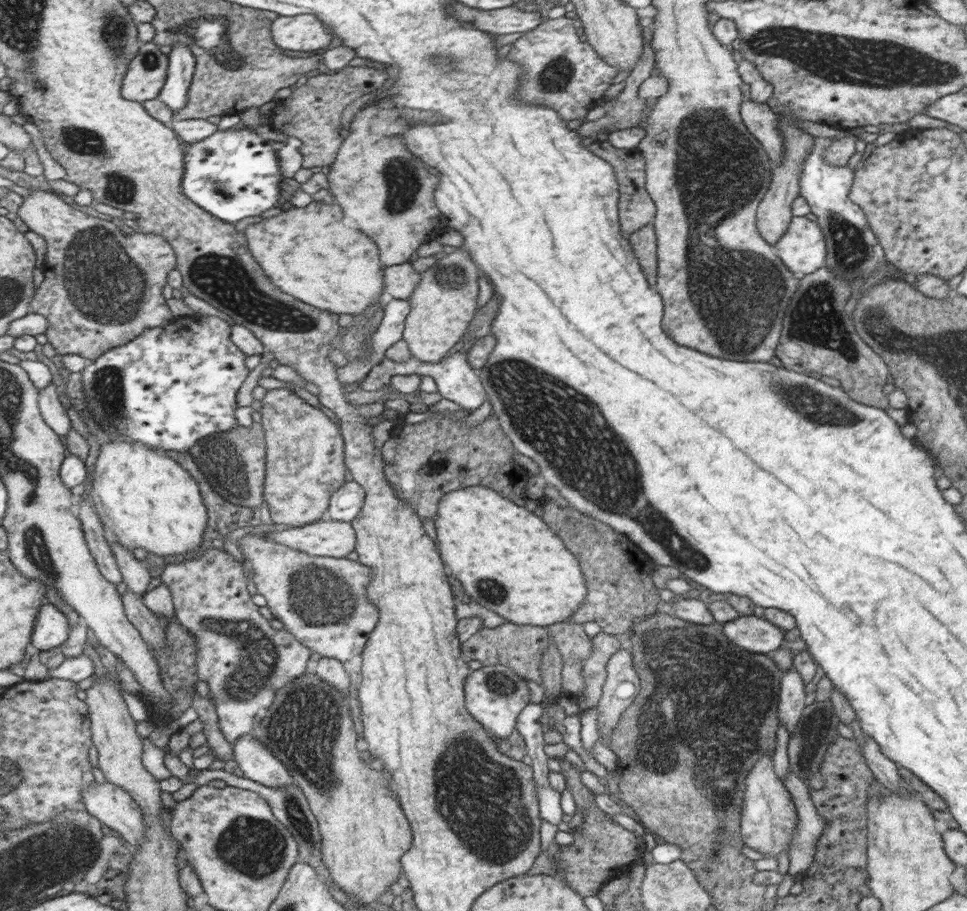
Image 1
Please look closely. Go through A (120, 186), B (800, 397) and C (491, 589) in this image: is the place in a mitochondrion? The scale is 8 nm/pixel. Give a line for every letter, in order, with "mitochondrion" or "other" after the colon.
A: mitochondrion
B: mitochondrion
C: mitochondrion

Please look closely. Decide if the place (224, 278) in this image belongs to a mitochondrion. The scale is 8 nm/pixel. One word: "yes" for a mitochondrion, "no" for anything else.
yes

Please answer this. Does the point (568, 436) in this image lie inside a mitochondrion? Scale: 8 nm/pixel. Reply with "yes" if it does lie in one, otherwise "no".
yes

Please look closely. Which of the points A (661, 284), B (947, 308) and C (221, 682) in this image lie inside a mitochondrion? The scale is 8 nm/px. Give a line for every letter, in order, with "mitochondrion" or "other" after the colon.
A: other
B: other
C: mitochondrion

